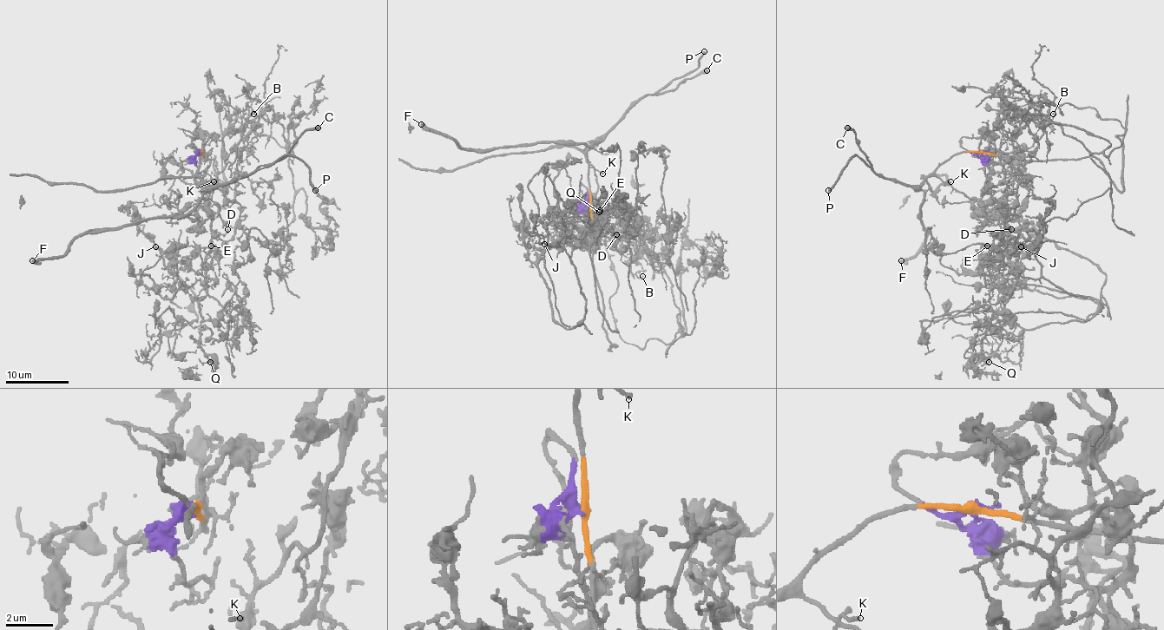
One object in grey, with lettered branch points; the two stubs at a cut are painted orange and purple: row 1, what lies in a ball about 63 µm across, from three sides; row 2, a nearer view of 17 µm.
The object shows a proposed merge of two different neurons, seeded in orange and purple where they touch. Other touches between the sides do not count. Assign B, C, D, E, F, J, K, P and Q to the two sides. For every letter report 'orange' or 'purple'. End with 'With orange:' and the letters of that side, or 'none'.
B: orange
C: orange
D: purple
E: purple
F: orange
J: purple
K: orange
P: orange
Q: purple
With orange: B, C, F, K, P

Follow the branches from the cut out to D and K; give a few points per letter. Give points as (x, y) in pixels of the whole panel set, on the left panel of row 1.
D: (200, 153), (194, 166), (206, 173), (206, 206), (213, 218), (211, 231), (215, 237), (228, 229)
K: (201, 153), (198, 175), (200, 178), (213, 181)

